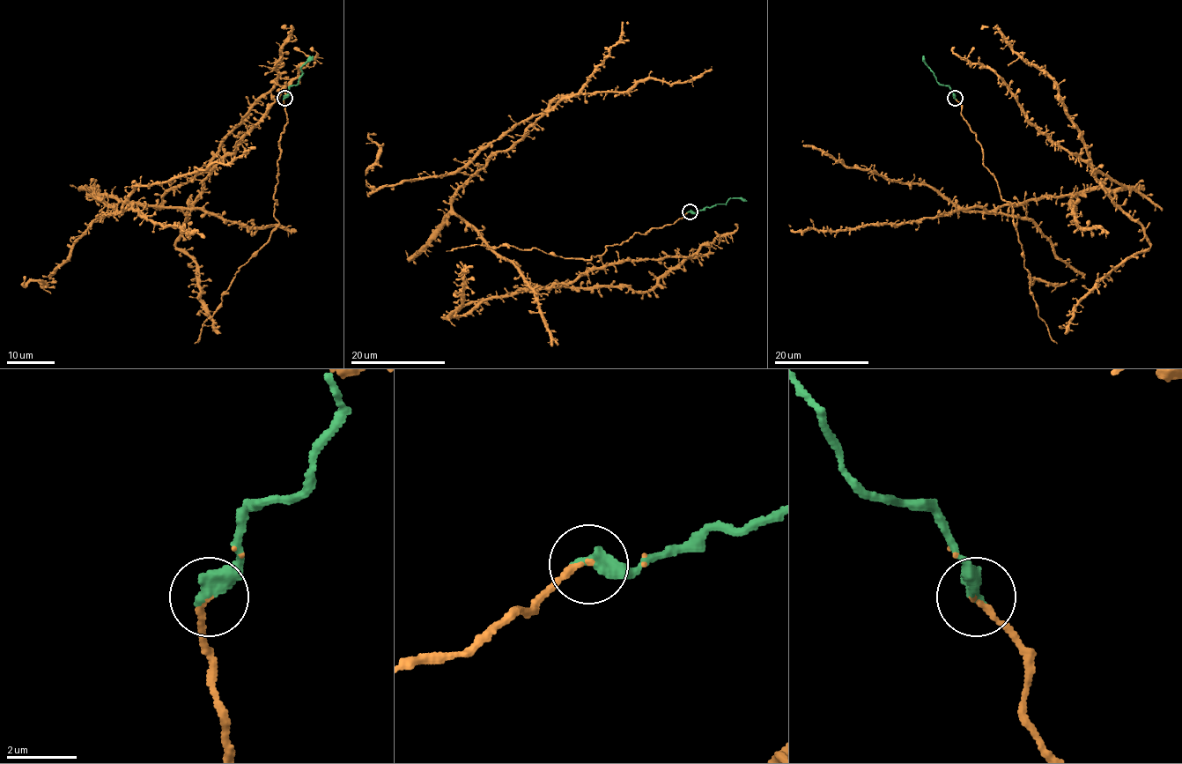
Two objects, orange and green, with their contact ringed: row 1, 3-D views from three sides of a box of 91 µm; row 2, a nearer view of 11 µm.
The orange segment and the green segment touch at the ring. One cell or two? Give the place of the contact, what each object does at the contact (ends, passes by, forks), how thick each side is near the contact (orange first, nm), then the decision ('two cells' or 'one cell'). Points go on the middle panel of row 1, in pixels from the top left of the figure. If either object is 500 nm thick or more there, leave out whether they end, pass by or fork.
place (690, 211); orange passes by; green ends; calibres 110 and 480 nm; one cell

